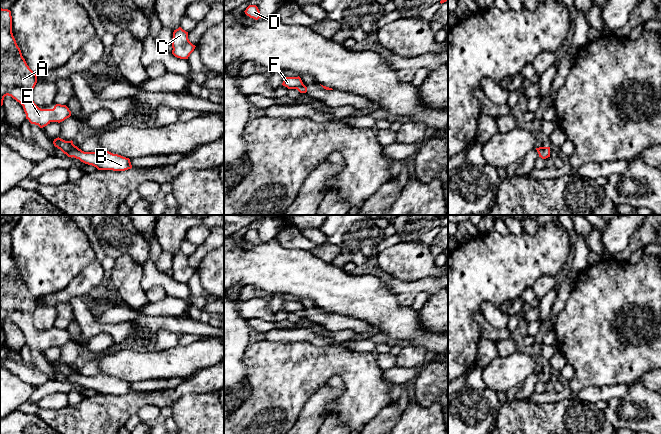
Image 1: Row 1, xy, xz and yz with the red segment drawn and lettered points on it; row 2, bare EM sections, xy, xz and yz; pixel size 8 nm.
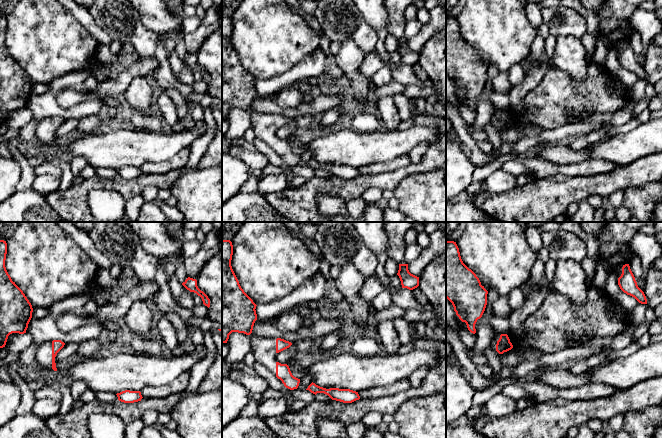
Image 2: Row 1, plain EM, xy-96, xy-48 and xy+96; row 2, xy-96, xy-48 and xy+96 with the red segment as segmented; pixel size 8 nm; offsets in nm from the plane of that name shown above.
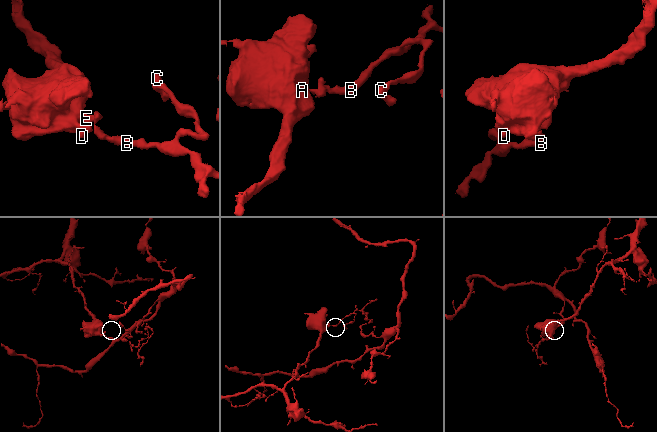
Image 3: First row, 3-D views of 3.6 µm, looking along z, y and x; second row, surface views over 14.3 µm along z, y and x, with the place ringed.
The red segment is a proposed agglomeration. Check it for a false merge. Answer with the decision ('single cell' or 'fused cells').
single cell

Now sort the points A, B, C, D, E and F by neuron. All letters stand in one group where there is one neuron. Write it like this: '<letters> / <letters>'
A B C D E F

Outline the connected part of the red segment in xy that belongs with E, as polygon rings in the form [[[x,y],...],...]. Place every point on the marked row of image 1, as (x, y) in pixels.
[[[0,8],[0,106],[5,96],[11,96],[23,106],[26,119],[40,128],[69,118],[71,111],[66,105],[41,109],[34,103],[36,83],[37,74],[27,65],[13,36],[11,11]]]

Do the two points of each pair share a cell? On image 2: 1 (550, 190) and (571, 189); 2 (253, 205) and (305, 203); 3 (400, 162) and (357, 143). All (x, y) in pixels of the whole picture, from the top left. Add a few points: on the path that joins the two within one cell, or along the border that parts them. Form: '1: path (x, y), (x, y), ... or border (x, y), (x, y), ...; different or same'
1: path (555, 190), (566, 190); same
2: border (263, 195), (277, 211); different
3: border (408, 154), (388, 161), (373, 162), (371, 164); different

